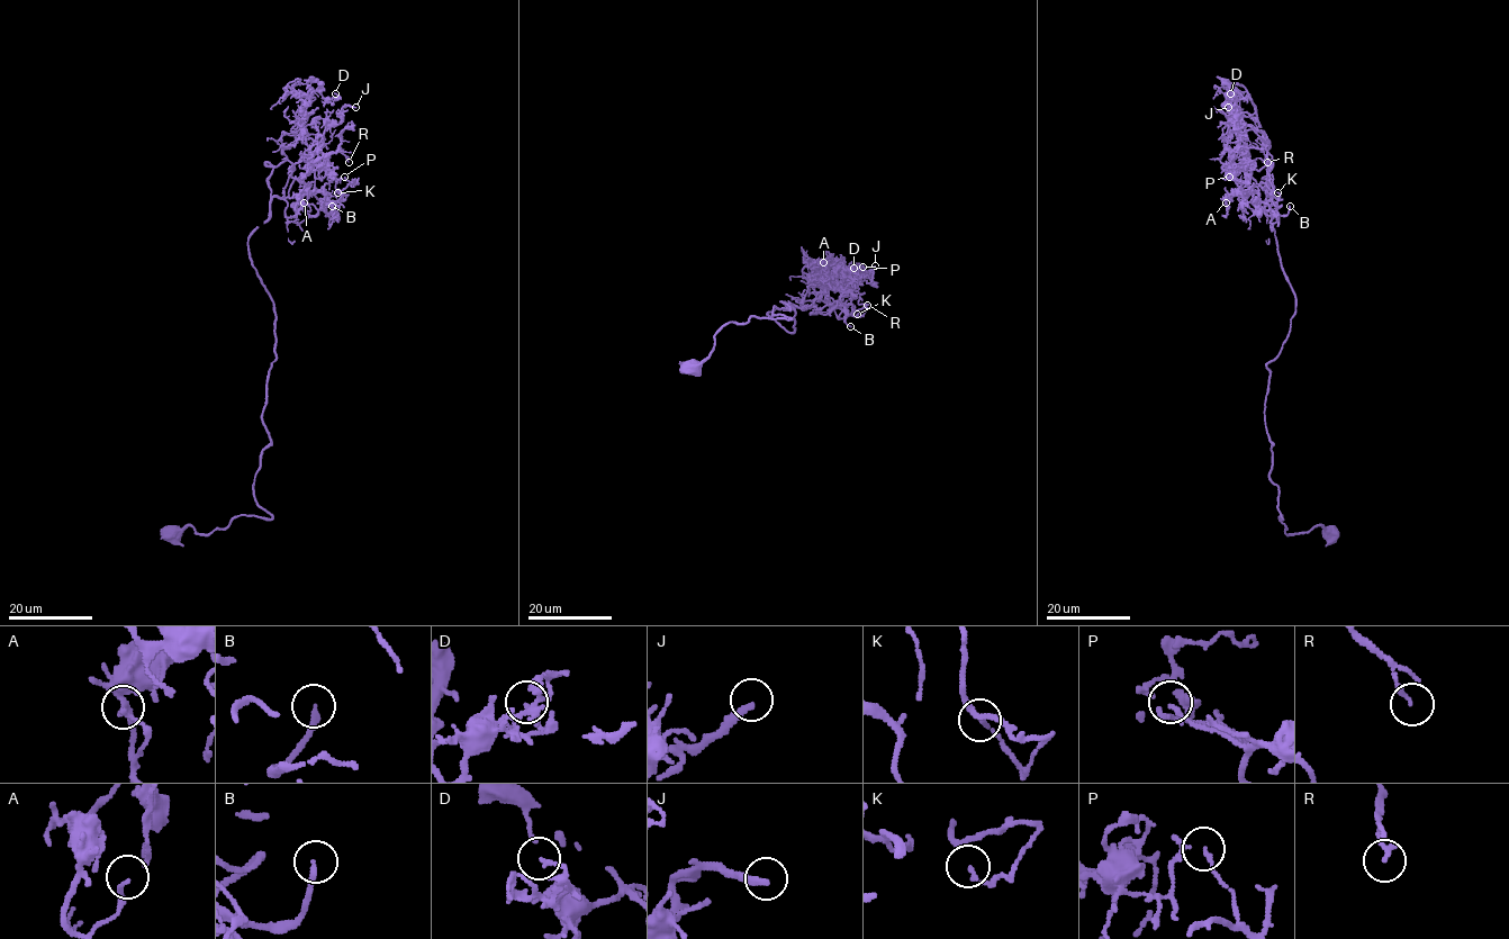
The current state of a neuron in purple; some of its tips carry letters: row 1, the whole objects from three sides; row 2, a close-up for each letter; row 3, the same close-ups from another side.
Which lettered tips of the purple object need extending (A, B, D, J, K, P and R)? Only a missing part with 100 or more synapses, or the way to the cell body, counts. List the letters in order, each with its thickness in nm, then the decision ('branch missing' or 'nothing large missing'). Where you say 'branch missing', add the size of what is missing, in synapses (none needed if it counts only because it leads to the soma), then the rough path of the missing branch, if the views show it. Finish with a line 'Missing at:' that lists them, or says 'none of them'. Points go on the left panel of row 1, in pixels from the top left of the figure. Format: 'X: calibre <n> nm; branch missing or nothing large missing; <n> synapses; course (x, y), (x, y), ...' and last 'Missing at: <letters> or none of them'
A: calibre 120 nm; nothing large missing
B: calibre 200 nm; nothing large missing
D: calibre 130 nm; nothing large missing
J: calibre 260 nm; nothing large missing
K: calibre 140 nm; nothing large missing
P: calibre 90 nm; nothing large missing
R: calibre 170 nm; nothing large missing
Missing at: none of them

